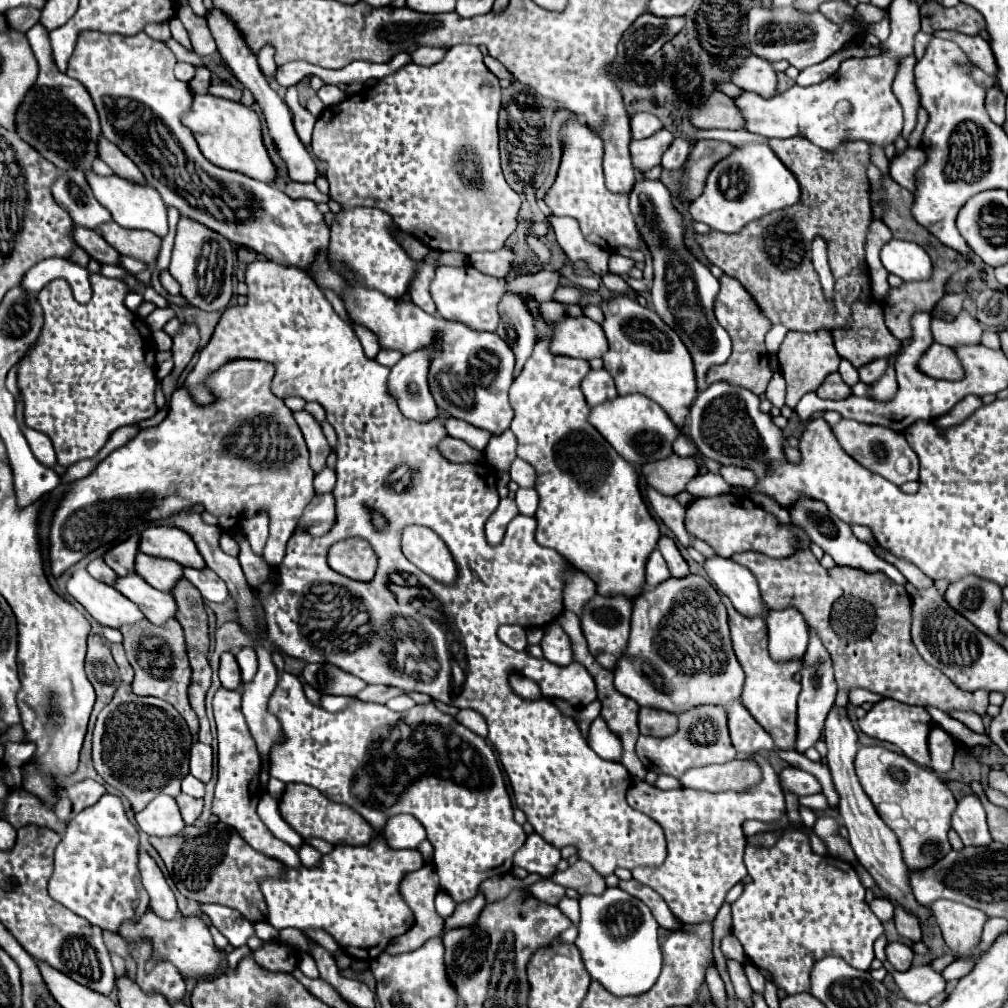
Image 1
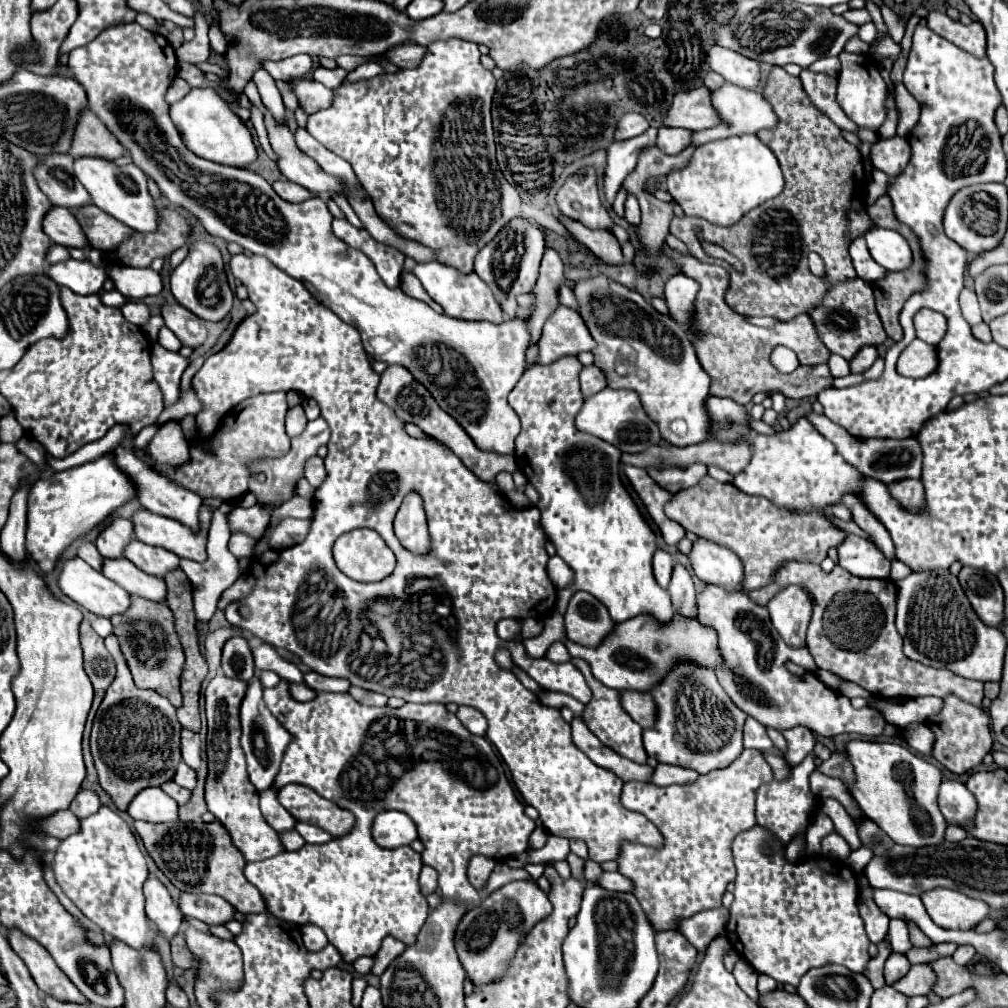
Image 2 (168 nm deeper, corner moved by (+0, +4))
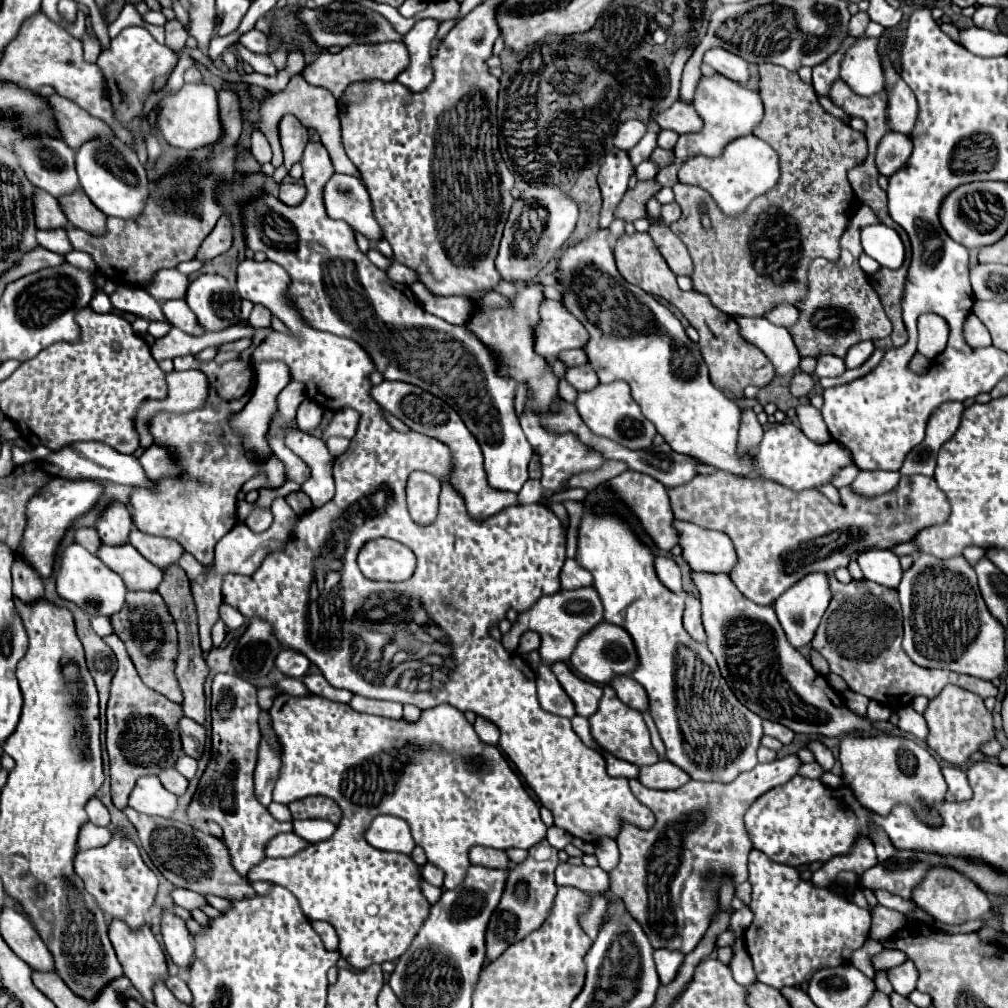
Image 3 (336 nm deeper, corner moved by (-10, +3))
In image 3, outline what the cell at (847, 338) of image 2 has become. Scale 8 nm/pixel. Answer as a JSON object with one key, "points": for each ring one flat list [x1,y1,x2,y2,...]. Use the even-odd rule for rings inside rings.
{"points":[[861,206,849,219,845,234,841,236,841,256,837,262,829,262,825,258,815,258,809,266,807,280,809,292,797,306,801,318,789,326,789,334,799,350,799,356,819,356,833,354,843,358,847,350,861,340,877,340,891,334,891,322,885,316,879,296,871,288,867,274,859,266,861,248,861,228,877,224,873,210,869,206]]}

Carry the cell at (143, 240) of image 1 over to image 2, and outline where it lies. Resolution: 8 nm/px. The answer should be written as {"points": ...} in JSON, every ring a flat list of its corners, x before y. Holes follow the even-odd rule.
{"points":[[95,205,81,207,75,213,75,217,79,219,83,231,87,233,91,247,101,251,115,249,115,245,121,245,123,241,127,241,127,237,131,237,131,233,135,233,131,231,131,227,117,221,115,217,111,217,109,213,101,211]]}

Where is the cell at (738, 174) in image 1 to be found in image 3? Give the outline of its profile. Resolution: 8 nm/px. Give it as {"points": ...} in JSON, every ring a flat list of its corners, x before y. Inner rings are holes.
{"points":[[753,134,735,138,715,158,697,154,697,156,691,156,679,168,679,182,701,186,703,190,707,190,713,196,713,200,719,204,719,208,731,216,743,212,753,198,765,194,769,188,773,188,777,184,777,178,779,178,777,152,767,142,763,142,761,138,757,138]]}

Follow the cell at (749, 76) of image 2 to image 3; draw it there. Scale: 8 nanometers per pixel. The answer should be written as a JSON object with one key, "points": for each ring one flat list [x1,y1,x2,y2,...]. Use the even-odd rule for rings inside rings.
{"points":[[711,48,705,52,703,62,709,64,715,72,719,72,721,76,745,84,749,80,749,66,741,56,735,56,723,48]]}

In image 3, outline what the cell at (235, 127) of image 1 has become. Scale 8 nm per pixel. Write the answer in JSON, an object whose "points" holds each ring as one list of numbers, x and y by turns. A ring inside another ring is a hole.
{"points":[[203,82,199,84,183,84,175,94,167,94,157,102,157,128,167,144,197,150,221,140,221,122,217,108,217,90]]}

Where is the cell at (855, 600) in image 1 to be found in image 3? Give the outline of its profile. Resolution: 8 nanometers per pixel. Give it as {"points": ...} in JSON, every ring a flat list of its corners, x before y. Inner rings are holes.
{"points":[[831,576,831,592,835,596,823,614,811,646,827,660,829,670,845,680,849,690,859,692,891,710,909,706,915,696,935,698,947,684,961,686,981,698,997,696,997,688,987,680,951,670,921,668,903,652,903,616,895,590,869,580,841,584]]}

